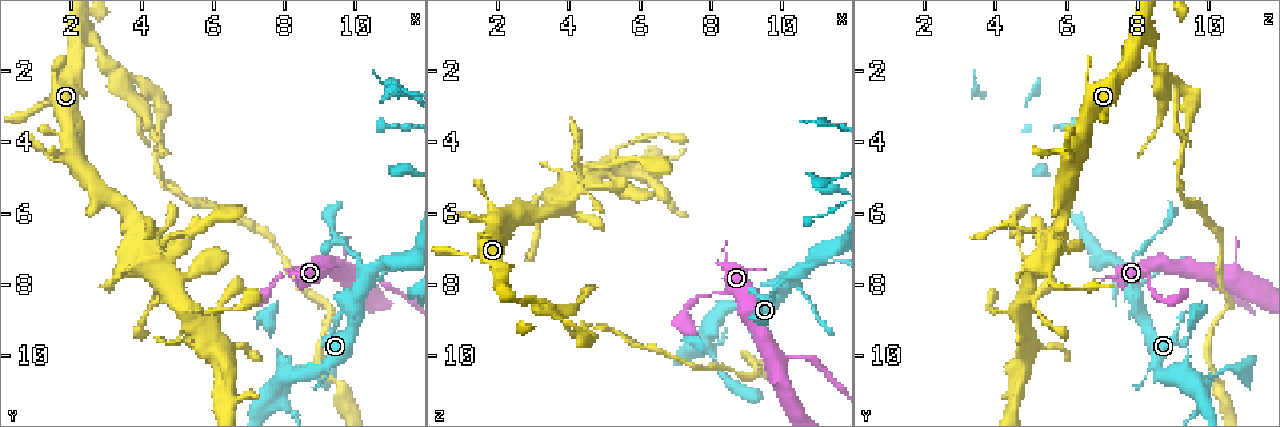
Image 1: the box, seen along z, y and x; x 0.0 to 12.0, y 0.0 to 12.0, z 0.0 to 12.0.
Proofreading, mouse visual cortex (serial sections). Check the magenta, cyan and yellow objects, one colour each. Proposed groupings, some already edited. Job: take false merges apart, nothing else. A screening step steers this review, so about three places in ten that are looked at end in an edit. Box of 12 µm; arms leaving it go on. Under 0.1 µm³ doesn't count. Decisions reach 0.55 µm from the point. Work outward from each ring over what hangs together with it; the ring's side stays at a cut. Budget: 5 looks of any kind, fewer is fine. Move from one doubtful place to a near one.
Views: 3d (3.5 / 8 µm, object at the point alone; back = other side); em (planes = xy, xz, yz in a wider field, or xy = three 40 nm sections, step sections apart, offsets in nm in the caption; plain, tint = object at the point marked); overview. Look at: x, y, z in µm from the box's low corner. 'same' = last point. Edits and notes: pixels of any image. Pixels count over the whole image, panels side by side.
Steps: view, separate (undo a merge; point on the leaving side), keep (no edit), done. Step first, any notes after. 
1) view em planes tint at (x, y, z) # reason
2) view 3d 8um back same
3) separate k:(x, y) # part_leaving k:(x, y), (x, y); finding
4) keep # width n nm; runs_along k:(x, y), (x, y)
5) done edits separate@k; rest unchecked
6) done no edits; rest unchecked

view 3d 3.5um at (3.4, 2.3, 8.8) # side arm on a straight run

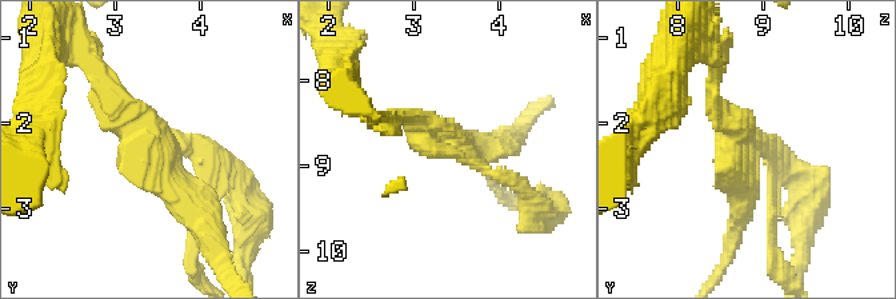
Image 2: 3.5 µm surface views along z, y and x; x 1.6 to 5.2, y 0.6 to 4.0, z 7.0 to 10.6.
view em planes tint at (3.50, 2.30, 8.70) # arms 3; arm_widths 150, 250, 300 nm; need the tissue

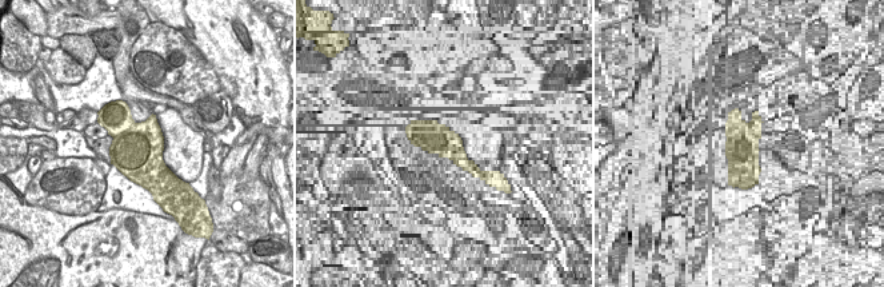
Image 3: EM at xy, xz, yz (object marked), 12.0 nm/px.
separate 2:(146, 179) # part_leaving 2:(135, 135), (204, 147), (238, 180); two cells meet here

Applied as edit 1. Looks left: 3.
view 3d 3.5um at (5.7, 9.0, 4.9) # four arms meet

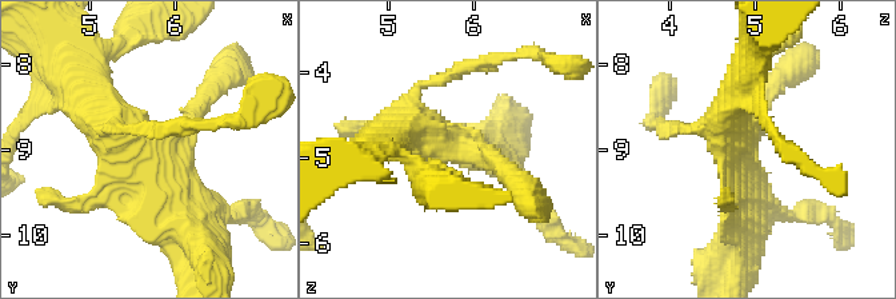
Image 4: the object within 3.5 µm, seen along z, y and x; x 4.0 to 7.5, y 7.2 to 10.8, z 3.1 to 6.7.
view em planes tint at (5.75, 9.10, 4.85) # shape alone is not enough

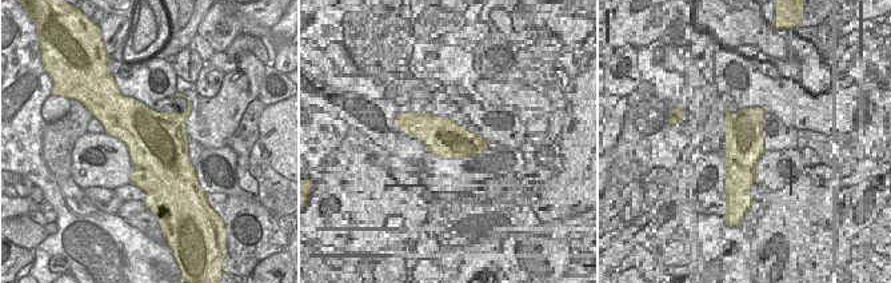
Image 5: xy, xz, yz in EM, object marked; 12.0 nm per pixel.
view em xy step 5 tint same

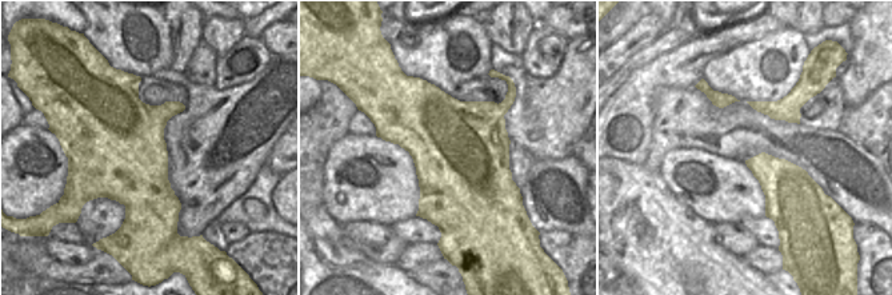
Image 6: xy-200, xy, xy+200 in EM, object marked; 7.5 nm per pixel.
keep # runs_along 4:(87, 96), (172, 178), (194, 235); one cell here

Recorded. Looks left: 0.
done edits separate@2; rest unchecked

